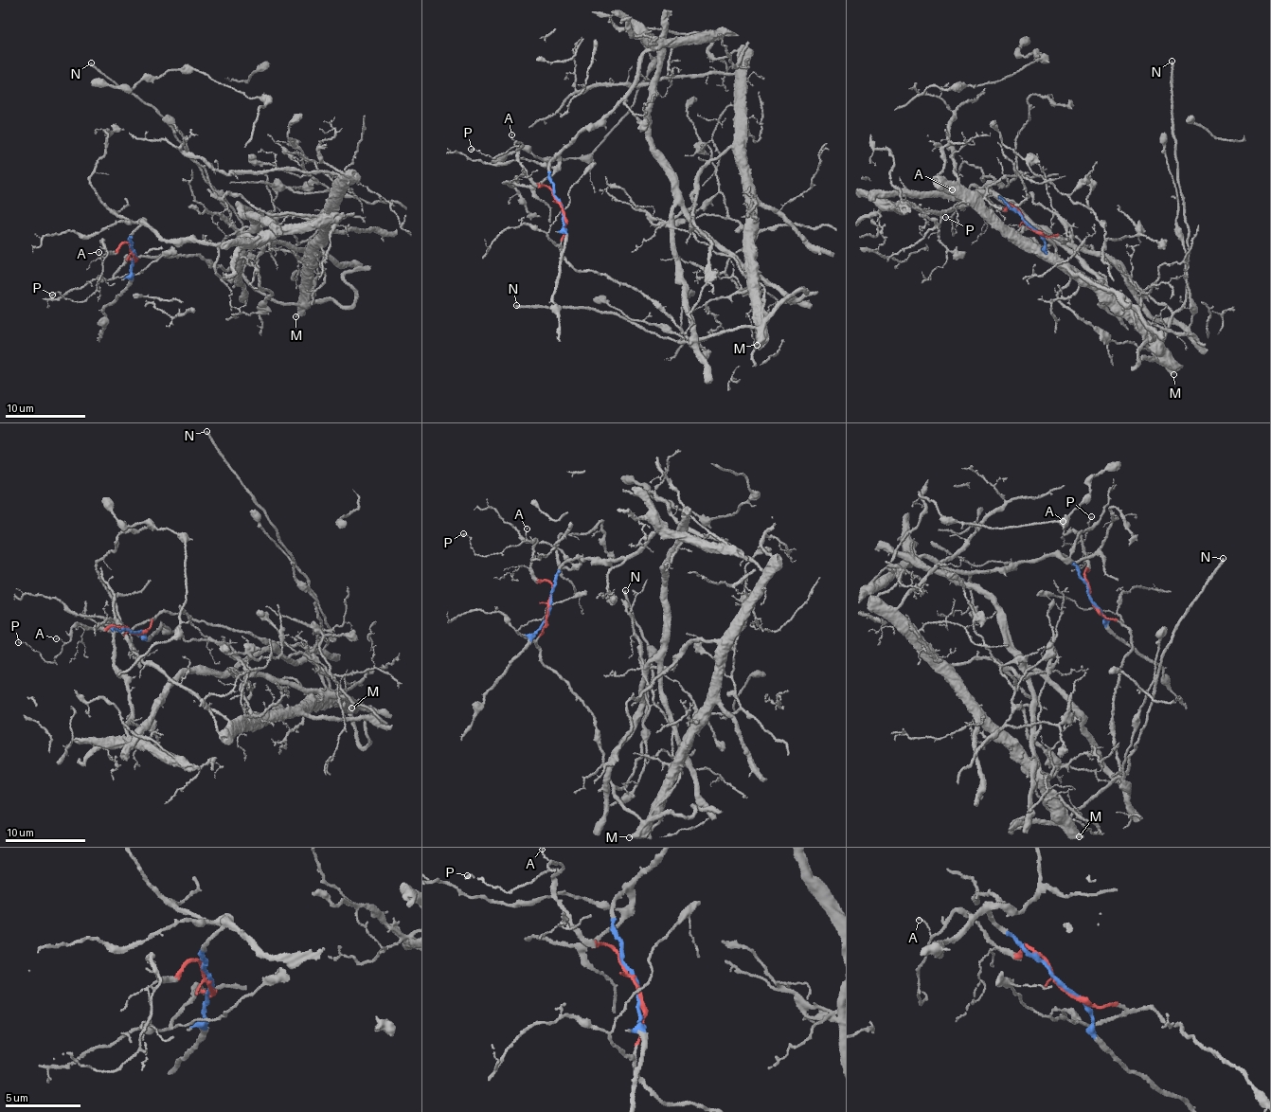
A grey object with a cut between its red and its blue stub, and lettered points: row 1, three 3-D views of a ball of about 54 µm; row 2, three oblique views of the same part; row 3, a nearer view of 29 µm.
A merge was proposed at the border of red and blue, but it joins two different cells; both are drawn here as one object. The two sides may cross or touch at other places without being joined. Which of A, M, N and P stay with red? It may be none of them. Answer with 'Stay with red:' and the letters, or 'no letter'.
Stay with red: A, M, N, P

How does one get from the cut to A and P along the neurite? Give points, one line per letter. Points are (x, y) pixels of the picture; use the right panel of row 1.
A: (1026, 223), (1012, 205), (998, 206), (975, 187), (958, 199), (952, 189)
P: (1026, 223), (1012, 205), (998, 206), (973, 188), (957, 204), (951, 229), (954, 235), (949, 218), (944, 216)

